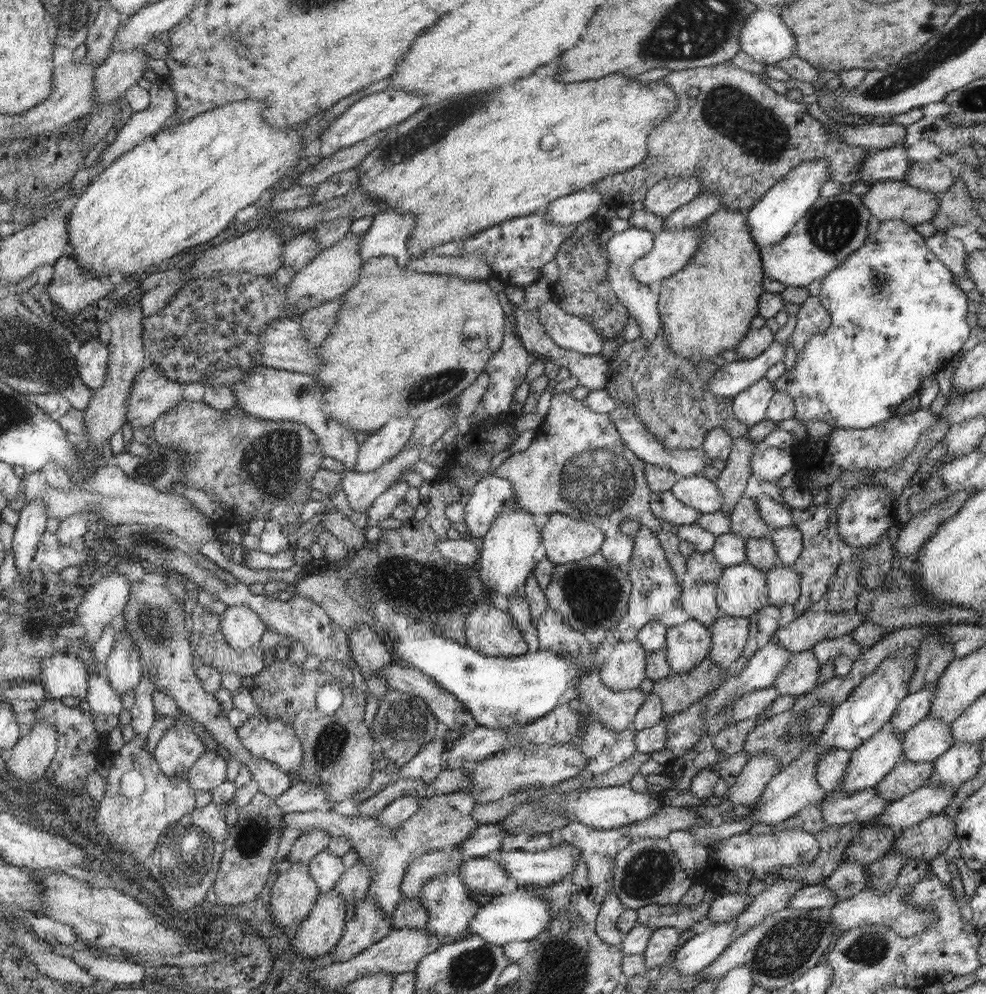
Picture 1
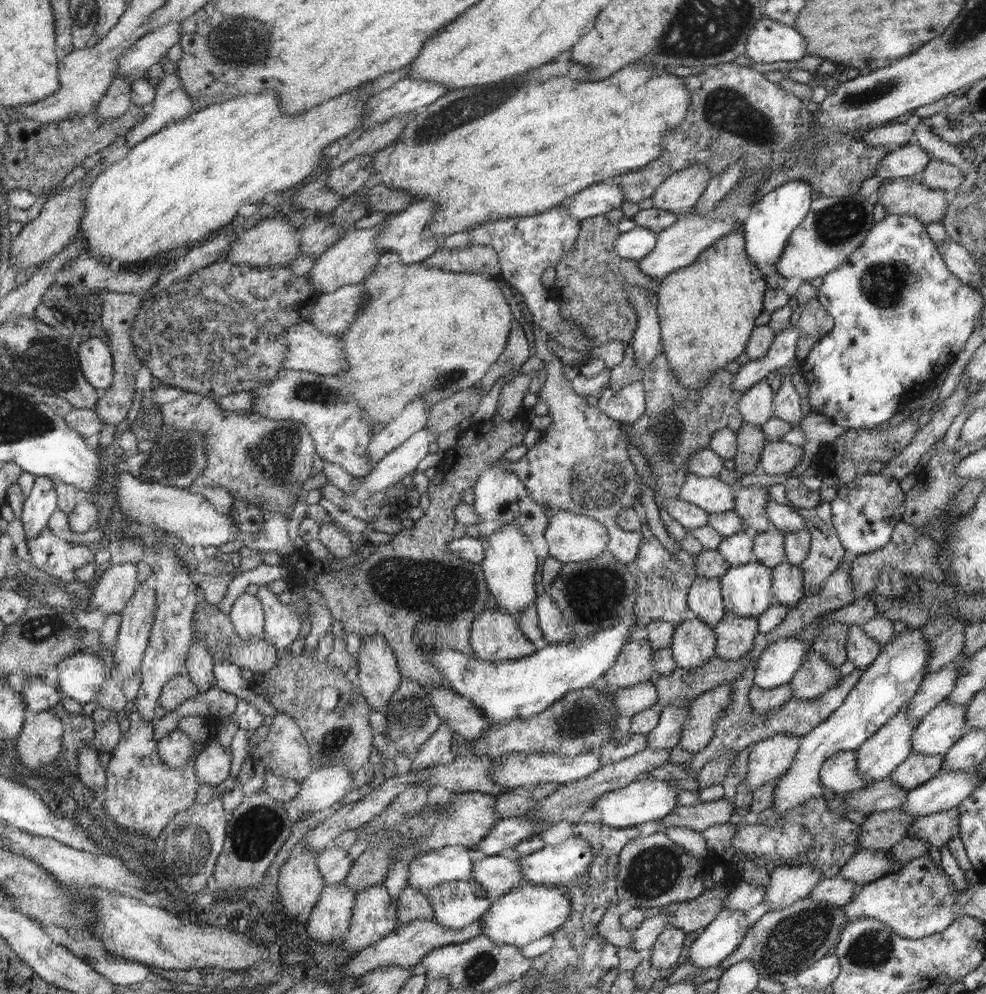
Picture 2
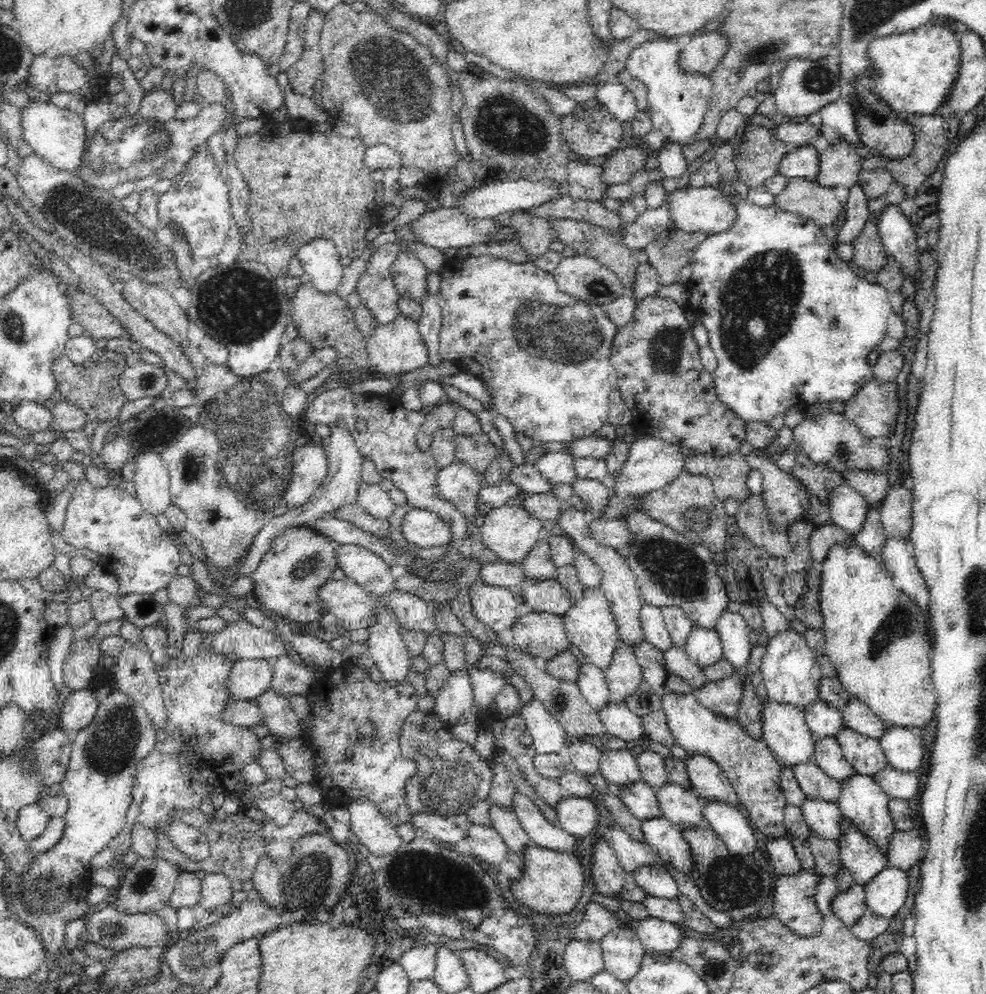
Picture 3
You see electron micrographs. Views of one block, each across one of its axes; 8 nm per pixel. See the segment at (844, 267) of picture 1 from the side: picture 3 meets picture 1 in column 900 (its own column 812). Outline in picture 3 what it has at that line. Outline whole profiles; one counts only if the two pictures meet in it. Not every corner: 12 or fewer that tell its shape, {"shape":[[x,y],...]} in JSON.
{"shape":[[740,202],[687,308],[746,423],[874,376],[884,286],[807,216]]}

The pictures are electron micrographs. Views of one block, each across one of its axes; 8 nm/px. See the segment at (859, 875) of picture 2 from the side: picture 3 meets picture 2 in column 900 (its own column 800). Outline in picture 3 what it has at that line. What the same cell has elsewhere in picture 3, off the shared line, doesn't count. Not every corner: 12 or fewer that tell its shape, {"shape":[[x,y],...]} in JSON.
{"shape":[[788,835],[768,838],[766,856],[777,875],[801,870]]}

